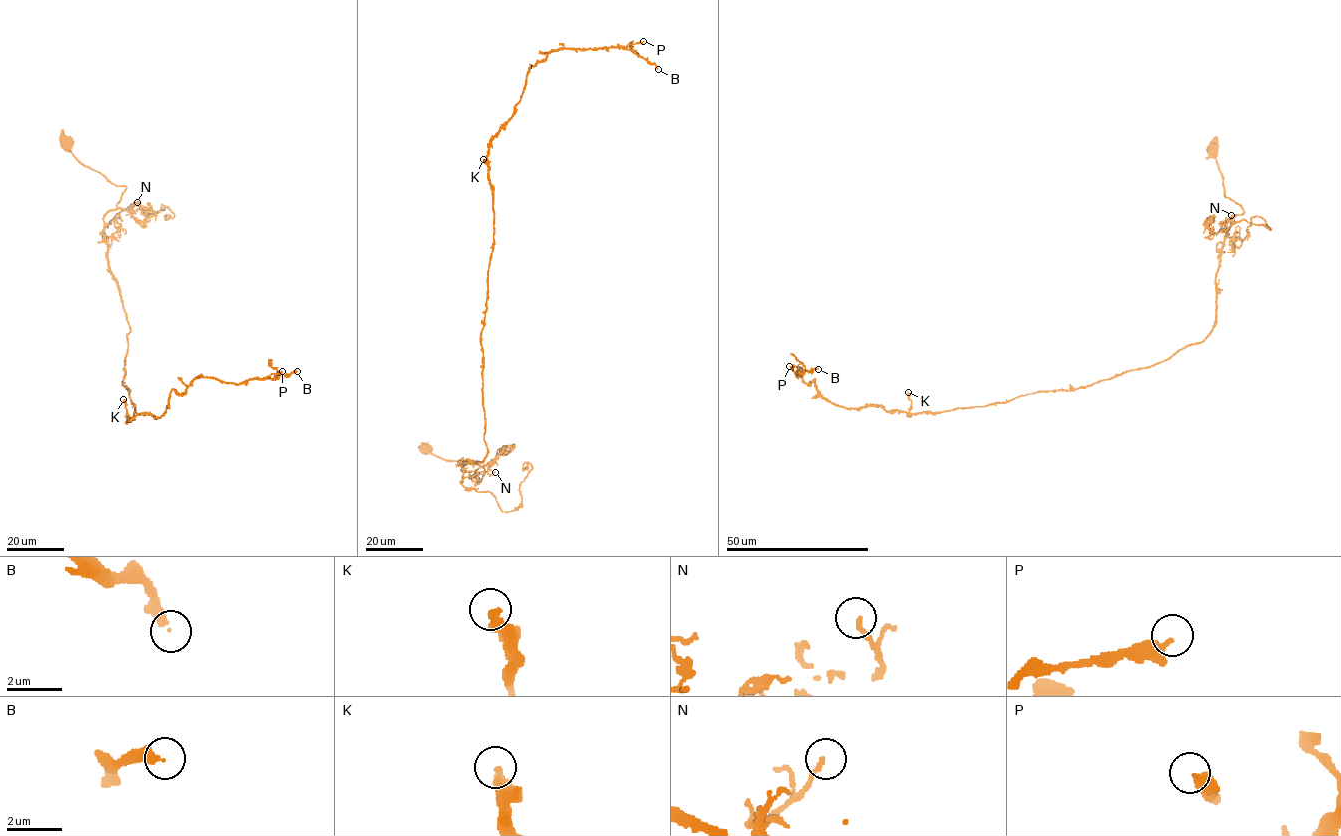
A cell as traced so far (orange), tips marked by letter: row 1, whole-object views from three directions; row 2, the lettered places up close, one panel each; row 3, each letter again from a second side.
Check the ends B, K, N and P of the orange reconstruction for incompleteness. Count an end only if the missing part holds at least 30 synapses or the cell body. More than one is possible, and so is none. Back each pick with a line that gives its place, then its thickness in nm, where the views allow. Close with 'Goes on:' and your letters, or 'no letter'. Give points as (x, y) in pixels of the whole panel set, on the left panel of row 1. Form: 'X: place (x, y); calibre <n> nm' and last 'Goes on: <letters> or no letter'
B: place (297, 371); calibre 320 nm
Goes on: B

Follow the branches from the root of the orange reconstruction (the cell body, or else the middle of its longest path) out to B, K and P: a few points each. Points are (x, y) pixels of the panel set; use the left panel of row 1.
B: (64, 140), (126, 187), (104, 231), (131, 330), (128, 421), (159, 417), (170, 392), (197, 377), (297, 371)
K: (64, 140), (83, 164), (126, 187), (104, 217), (131, 330), (128, 420), (123, 399)
P: (64, 140), (126, 187), (104, 231), (131, 330), (128, 421), (159, 417), (197, 377), (282, 371)

